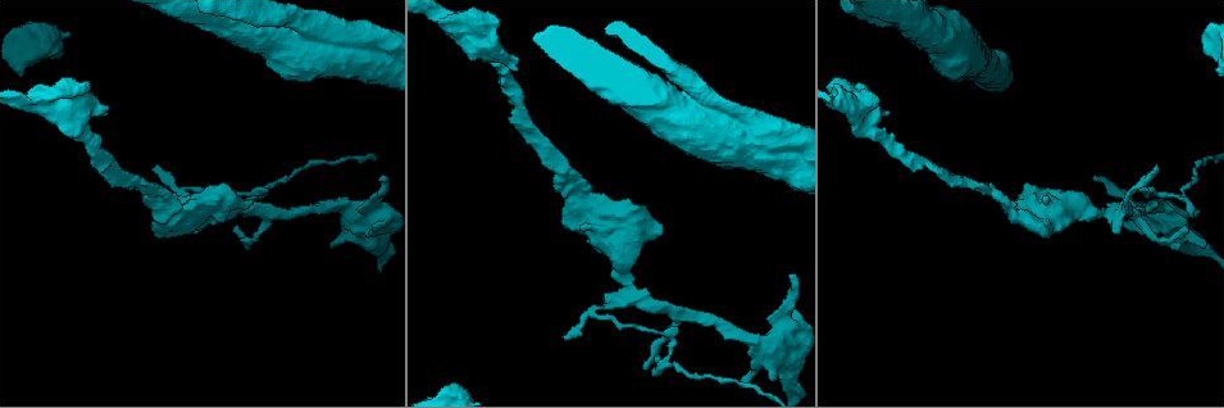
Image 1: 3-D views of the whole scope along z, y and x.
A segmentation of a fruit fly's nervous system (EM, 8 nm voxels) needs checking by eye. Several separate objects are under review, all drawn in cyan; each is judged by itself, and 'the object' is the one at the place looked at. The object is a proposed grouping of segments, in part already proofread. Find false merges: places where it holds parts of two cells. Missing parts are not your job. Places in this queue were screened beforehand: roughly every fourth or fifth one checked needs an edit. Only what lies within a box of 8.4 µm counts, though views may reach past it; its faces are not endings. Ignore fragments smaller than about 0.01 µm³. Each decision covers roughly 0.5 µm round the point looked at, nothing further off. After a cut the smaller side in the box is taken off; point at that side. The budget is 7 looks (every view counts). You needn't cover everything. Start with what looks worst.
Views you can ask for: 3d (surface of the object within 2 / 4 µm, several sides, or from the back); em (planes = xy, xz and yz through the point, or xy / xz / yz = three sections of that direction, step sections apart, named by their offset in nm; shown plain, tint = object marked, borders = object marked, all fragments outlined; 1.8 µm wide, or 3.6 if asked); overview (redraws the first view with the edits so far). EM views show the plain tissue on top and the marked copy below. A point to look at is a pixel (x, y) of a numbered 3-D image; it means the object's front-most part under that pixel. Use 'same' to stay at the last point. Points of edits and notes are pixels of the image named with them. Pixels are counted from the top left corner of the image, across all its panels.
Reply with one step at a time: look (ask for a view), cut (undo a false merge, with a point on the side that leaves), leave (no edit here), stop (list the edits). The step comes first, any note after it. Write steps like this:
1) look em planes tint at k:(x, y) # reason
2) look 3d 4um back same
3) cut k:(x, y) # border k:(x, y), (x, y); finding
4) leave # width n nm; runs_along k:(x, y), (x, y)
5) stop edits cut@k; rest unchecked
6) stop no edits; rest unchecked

look 3d 4um at 1:(1111, 212) # abrupt turn

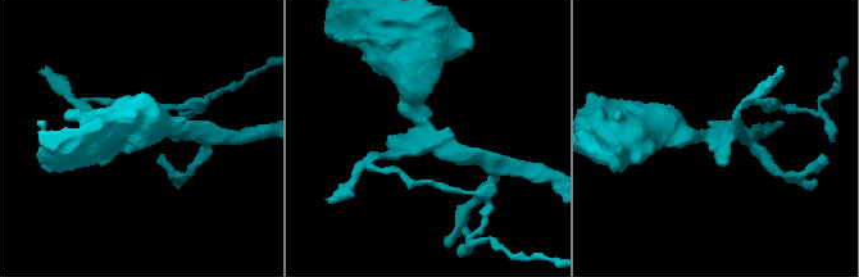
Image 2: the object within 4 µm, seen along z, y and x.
look em xz step 8 tint at 2:(715, 136) # shape alone is not enough

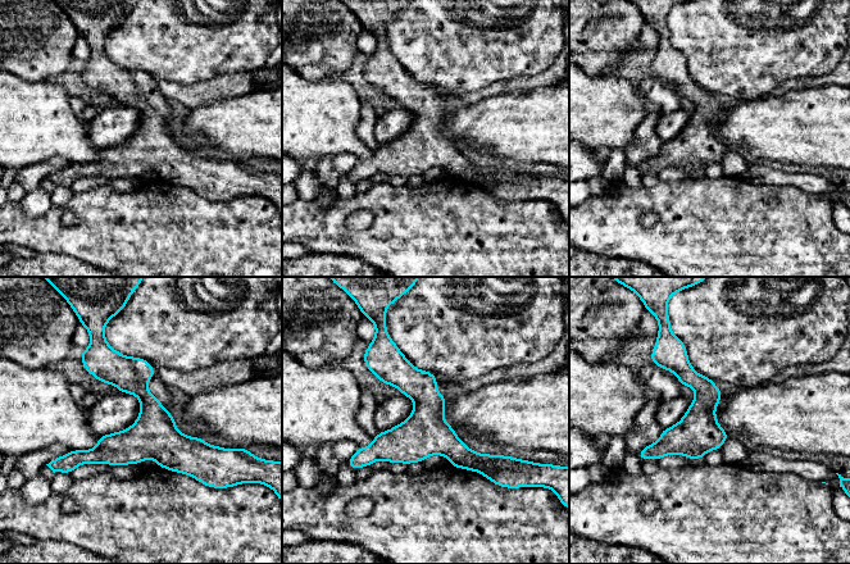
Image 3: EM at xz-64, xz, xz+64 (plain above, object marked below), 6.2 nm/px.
leave # runs_along 3:(386, 355), (483, 471); all the same cell

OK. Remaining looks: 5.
look 3d 4um at 1:(681, 93) # abrupt turn

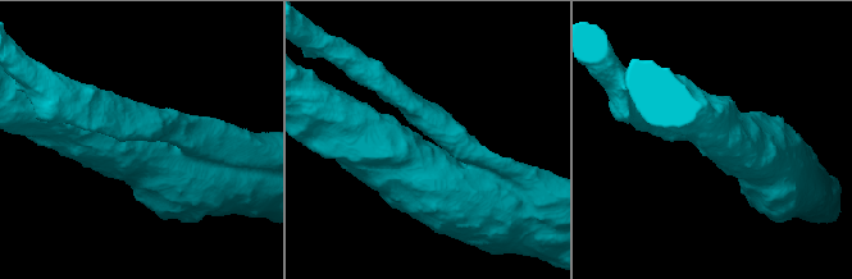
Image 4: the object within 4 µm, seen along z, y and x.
look em 3.6um planes tint at 4:(428, 142)

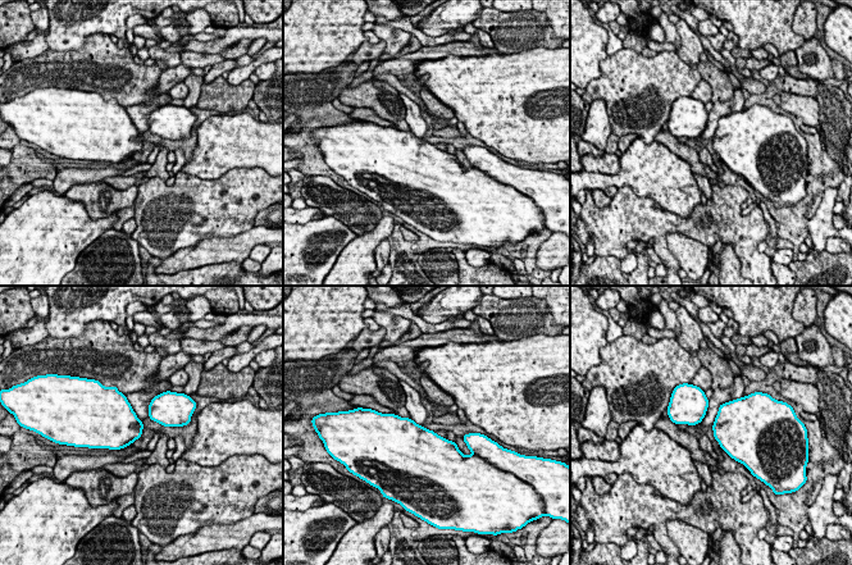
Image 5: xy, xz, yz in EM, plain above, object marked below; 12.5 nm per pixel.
leave # width 340 nm; all the same cell

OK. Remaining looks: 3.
look 3d 2um at 1:(573, 193) # closes a loop

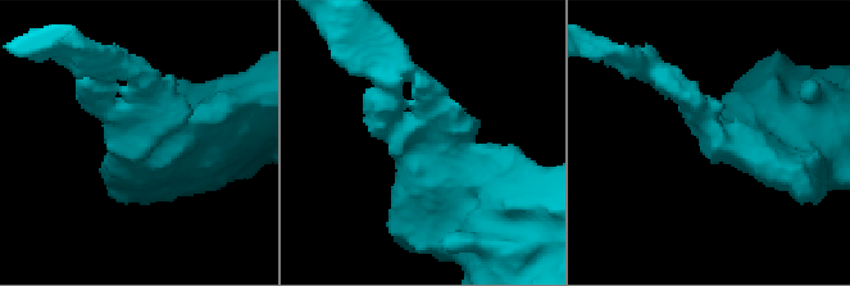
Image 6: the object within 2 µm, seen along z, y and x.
look em planes tint at 6:(424, 142) # need the tissue

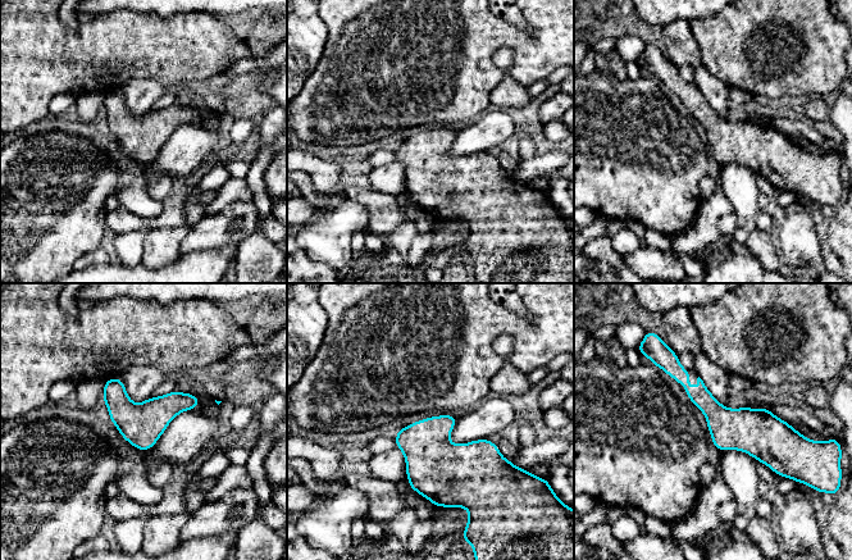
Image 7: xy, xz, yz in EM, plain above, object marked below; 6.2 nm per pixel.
leave # width 260 nm; one cell here

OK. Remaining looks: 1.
stop no edits; rest unchecked

